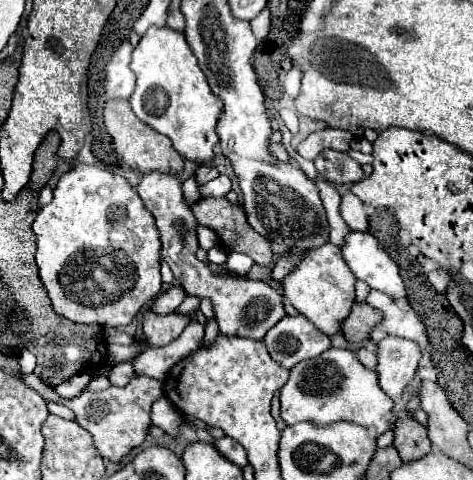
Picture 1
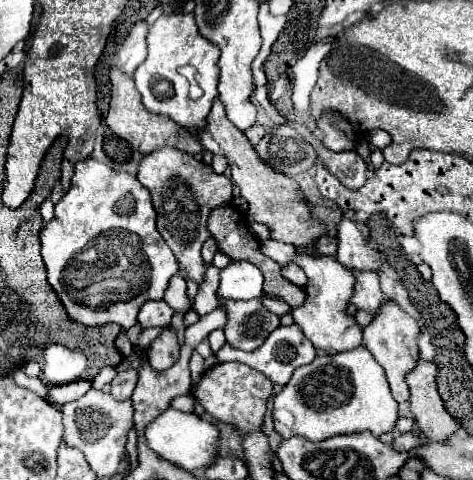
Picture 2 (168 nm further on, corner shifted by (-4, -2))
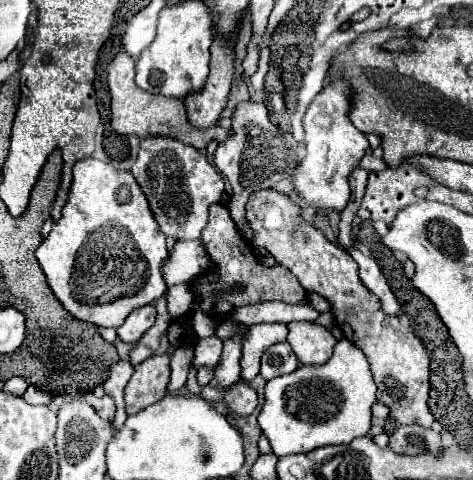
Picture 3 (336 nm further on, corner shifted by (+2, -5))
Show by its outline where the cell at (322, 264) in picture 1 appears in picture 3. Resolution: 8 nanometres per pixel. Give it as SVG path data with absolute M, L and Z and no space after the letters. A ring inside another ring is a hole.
M288 323L288 343L302 365L324 365L332 357L336 339L318 323Z

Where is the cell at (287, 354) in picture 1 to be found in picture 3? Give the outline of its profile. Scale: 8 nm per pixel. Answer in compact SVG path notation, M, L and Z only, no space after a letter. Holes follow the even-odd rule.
M286 341L268 347L260 359L260 375L264 379L286 375L292 373L294 369L298 369L296 355L292 355L292 349L288 347Z

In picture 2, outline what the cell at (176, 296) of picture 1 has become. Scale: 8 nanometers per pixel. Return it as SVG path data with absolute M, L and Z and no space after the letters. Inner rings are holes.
M148 300L142 308L140 308L140 314L138 314L138 322L142 324L142 328L150 328L150 326L168 326L172 322L172 316L174 316L174 310L164 302L164 300Z

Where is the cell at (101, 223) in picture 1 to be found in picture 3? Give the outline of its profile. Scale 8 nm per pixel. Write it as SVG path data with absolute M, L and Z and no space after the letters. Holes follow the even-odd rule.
M82 159L74 165L74 181L72 181L72 187L70 187L70 195L68 195L68 201L62 209L62 217L60 221L54 225L54 229L50 231L50 235L40 243L40 247L36 249L36 257L38 257L38 263L48 279L48 285L50 289L54 291L54 295L58 297L58 301L76 317L76 319L82 319L82 321L88 321L88 323L94 323L94 325L102 325L102 327L120 327L124 323L124 319L130 315L130 311L138 309L138 307L144 307L144 305L150 305L152 301L160 299L164 293L166 293L166 283L160 275L160 263L166 259L166 237L160 235L160 227L154 219L154 213L150 211L150 205L146 201L146 195L140 191L134 175L130 171L118 171L114 169L112 165L100 161L100 159Z

